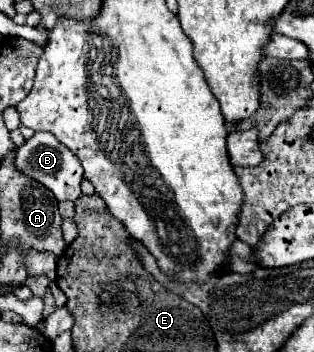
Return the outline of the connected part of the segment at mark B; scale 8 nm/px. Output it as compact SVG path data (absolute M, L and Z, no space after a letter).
M34 133L22 147L16 149L16 167L34 177L44 187L48 187L58 201L76 201L80 197L80 181L82 181L82 165L76 155L66 149L52 133Z

